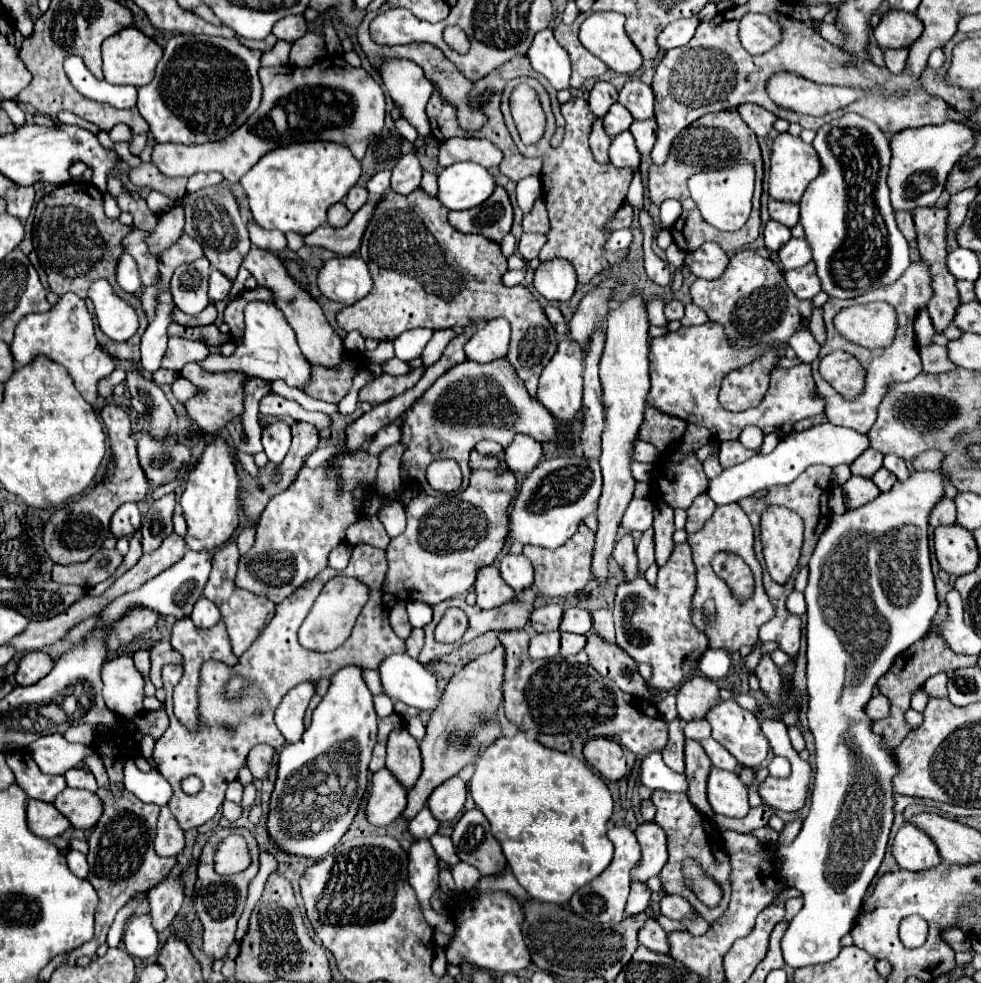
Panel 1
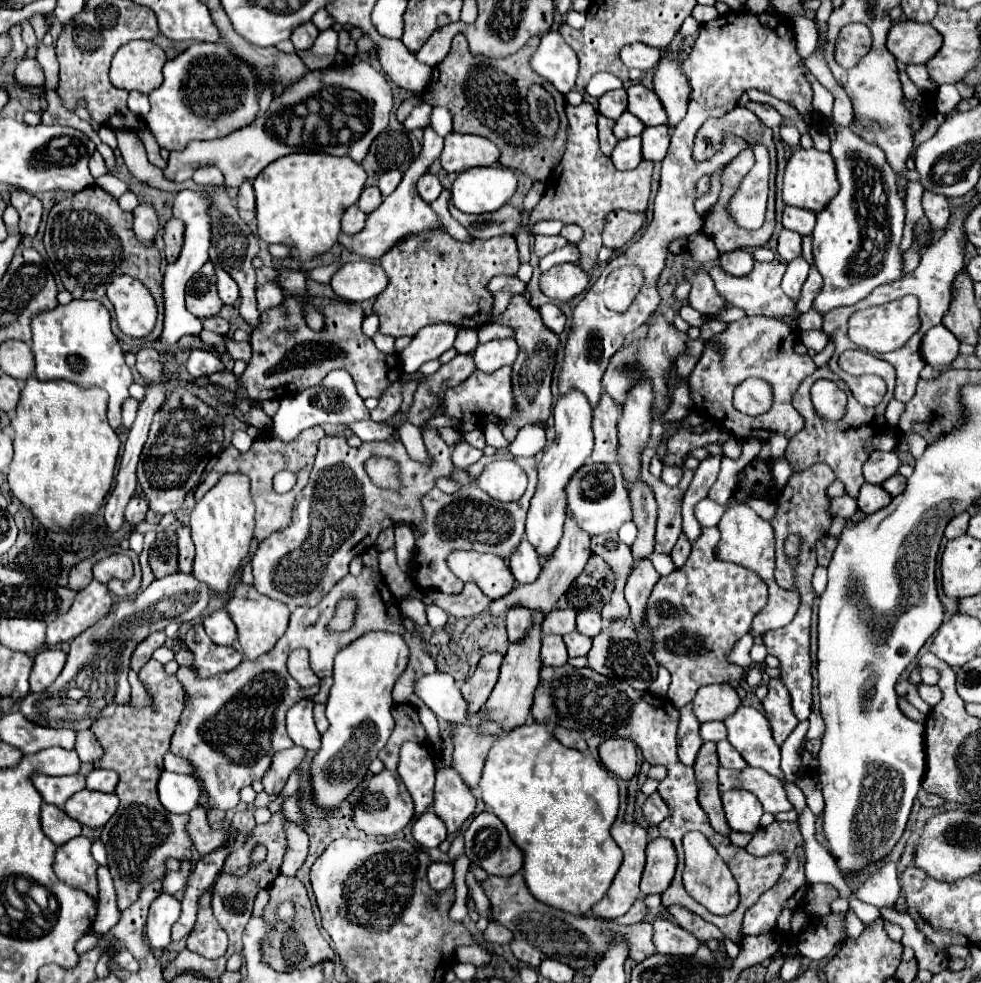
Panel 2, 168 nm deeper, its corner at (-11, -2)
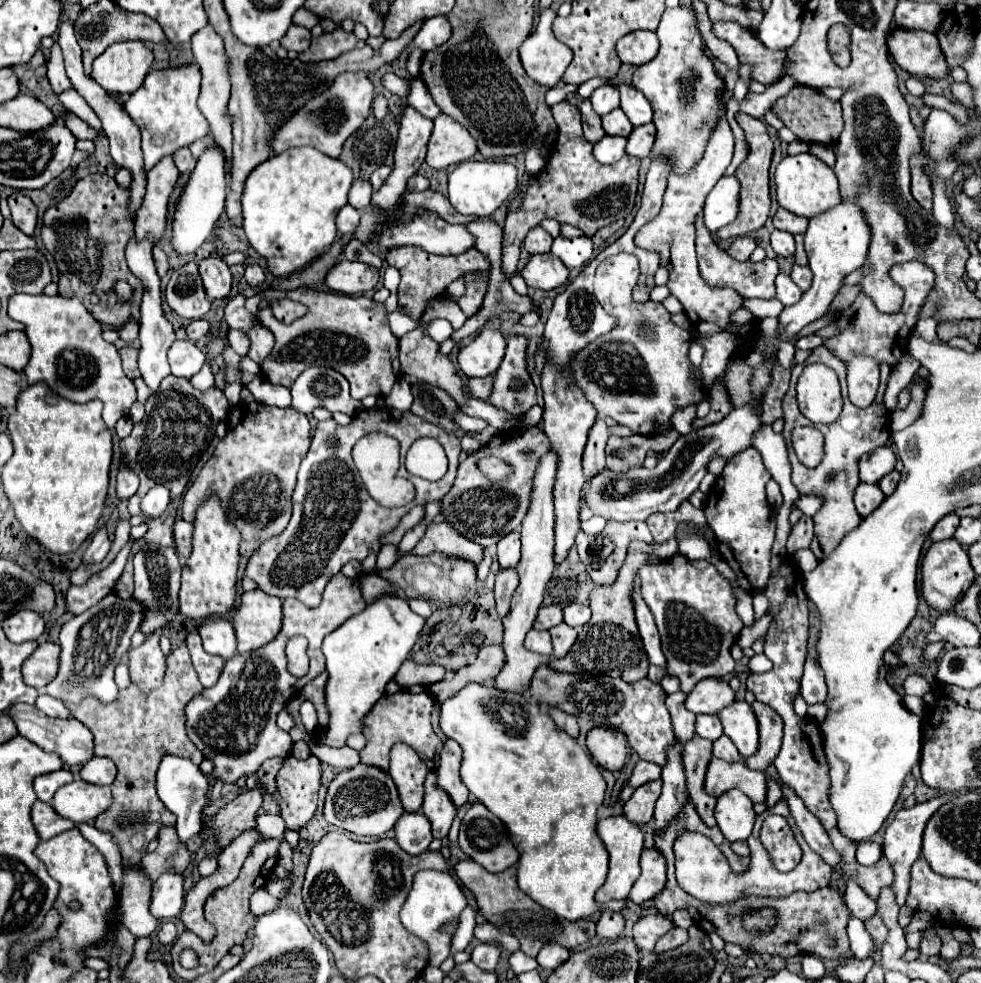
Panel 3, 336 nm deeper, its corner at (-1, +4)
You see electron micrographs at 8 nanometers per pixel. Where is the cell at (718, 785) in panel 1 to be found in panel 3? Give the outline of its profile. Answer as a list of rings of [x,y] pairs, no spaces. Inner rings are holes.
[[[730,789],[718,797],[716,821],[728,841],[746,841],[752,833],[754,819],[752,801],[742,791]]]

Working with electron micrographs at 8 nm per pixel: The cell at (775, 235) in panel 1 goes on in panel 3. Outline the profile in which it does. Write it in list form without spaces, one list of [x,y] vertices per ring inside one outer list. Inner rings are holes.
[[[774,231],[772,233],[772,249],[780,257],[790,257],[794,255],[794,237],[786,231]]]

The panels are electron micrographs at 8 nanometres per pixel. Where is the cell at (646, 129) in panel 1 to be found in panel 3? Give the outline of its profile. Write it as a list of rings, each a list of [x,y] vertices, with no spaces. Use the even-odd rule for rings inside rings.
[[[652,123],[648,125],[640,125],[640,127],[634,127],[630,137],[628,137],[628,145],[626,145],[626,153],[632,155],[632,157],[648,157],[650,155],[650,149],[654,145],[654,137],[656,137],[656,129]]]

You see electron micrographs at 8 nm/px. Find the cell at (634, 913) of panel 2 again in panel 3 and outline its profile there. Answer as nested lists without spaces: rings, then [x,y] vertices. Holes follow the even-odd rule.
[[[602,913],[600,921],[596,923],[596,933],[602,941],[614,941],[622,935],[624,917],[620,913]]]

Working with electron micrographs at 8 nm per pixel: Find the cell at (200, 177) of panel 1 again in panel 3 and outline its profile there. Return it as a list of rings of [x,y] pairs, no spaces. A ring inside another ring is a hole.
[[[182,147],[182,149],[174,151],[172,157],[174,157],[174,163],[176,163],[180,173],[188,173],[188,171],[192,171],[196,167],[196,159],[190,155],[188,147]]]

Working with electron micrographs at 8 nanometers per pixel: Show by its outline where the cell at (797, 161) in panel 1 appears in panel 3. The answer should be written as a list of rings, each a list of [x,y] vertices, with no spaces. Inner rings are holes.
[[[810,153],[784,157],[780,161],[780,165],[776,169],[776,195],[778,195],[780,207],[784,207],[790,213],[796,213],[800,217],[806,217],[806,219],[812,219],[840,203],[838,179],[834,175],[834,171]]]

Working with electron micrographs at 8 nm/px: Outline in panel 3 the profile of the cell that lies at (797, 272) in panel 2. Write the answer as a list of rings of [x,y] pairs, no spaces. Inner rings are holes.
[[[780,273],[780,275],[776,277],[776,297],[778,297],[784,305],[794,305],[794,303],[800,301],[802,291],[798,289],[798,285],[794,285],[794,283],[790,281],[788,275]]]

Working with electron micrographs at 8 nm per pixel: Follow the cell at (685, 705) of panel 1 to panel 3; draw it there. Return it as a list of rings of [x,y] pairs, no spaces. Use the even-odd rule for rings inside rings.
[[[702,679],[698,685],[688,693],[686,709],[692,713],[708,713],[716,715],[720,709],[734,701],[732,687],[722,679]]]

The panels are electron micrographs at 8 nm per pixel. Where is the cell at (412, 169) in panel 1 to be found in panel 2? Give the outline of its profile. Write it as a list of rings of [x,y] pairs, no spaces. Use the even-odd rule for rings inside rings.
[[[424,173],[418,179],[418,193],[426,203],[432,203],[440,195],[440,191],[442,191],[442,185],[440,185],[438,177],[434,177],[432,173]]]

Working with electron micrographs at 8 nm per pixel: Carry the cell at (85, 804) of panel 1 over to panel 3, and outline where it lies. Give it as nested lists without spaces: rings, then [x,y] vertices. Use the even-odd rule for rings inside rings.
[[[82,779],[64,785],[52,799],[52,807],[58,815],[72,819],[74,823],[84,823],[96,819],[112,803],[110,787],[100,787],[86,783]]]

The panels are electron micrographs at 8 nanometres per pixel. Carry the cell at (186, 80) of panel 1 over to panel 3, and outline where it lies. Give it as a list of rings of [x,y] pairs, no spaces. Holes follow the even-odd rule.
[[[196,65],[150,71],[138,91],[130,95],[124,103],[124,109],[138,121],[142,129],[142,153],[144,153],[144,171],[148,173],[162,157],[172,155],[174,149],[188,147],[196,139],[208,135],[210,127],[206,117],[200,113],[196,101],[200,93],[200,73]]]

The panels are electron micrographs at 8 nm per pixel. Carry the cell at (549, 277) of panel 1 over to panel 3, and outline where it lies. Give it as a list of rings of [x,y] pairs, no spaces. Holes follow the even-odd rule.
[[[542,253],[528,259],[526,267],[522,269],[522,277],[528,287],[548,291],[566,283],[568,269],[552,253]]]

